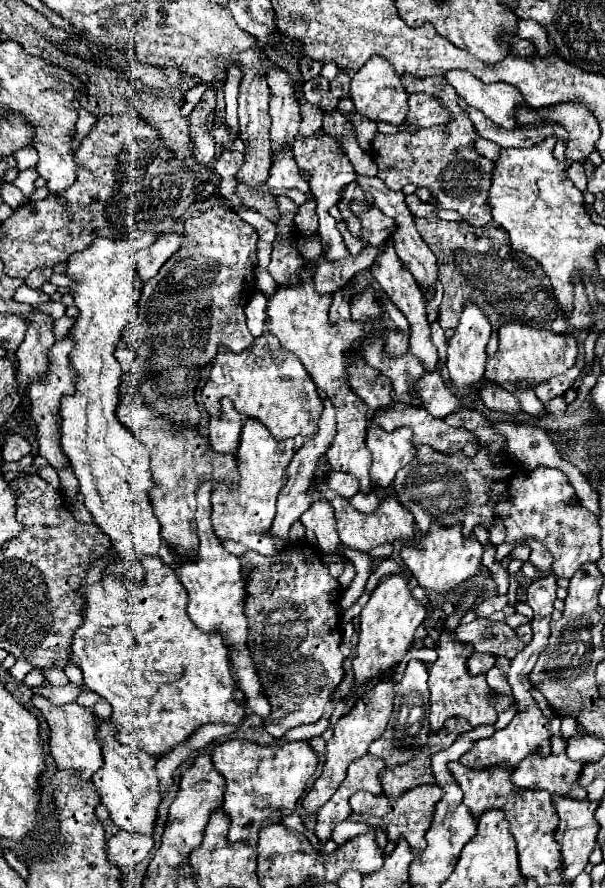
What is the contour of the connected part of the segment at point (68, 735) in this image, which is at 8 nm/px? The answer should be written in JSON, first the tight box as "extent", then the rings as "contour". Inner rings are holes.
{"extent":[33,696,103,782],"contour":[[[33,696],[33,706],[41,710],[43,718],[49,724],[49,754],[55,760],[57,770],[77,770],[79,778],[83,782],[89,782],[91,776],[103,766],[103,756],[101,756],[101,746],[95,738],[97,730],[93,724],[93,712],[89,708],[79,706],[77,702],[65,704],[65,706],[53,706],[41,696]]]}

